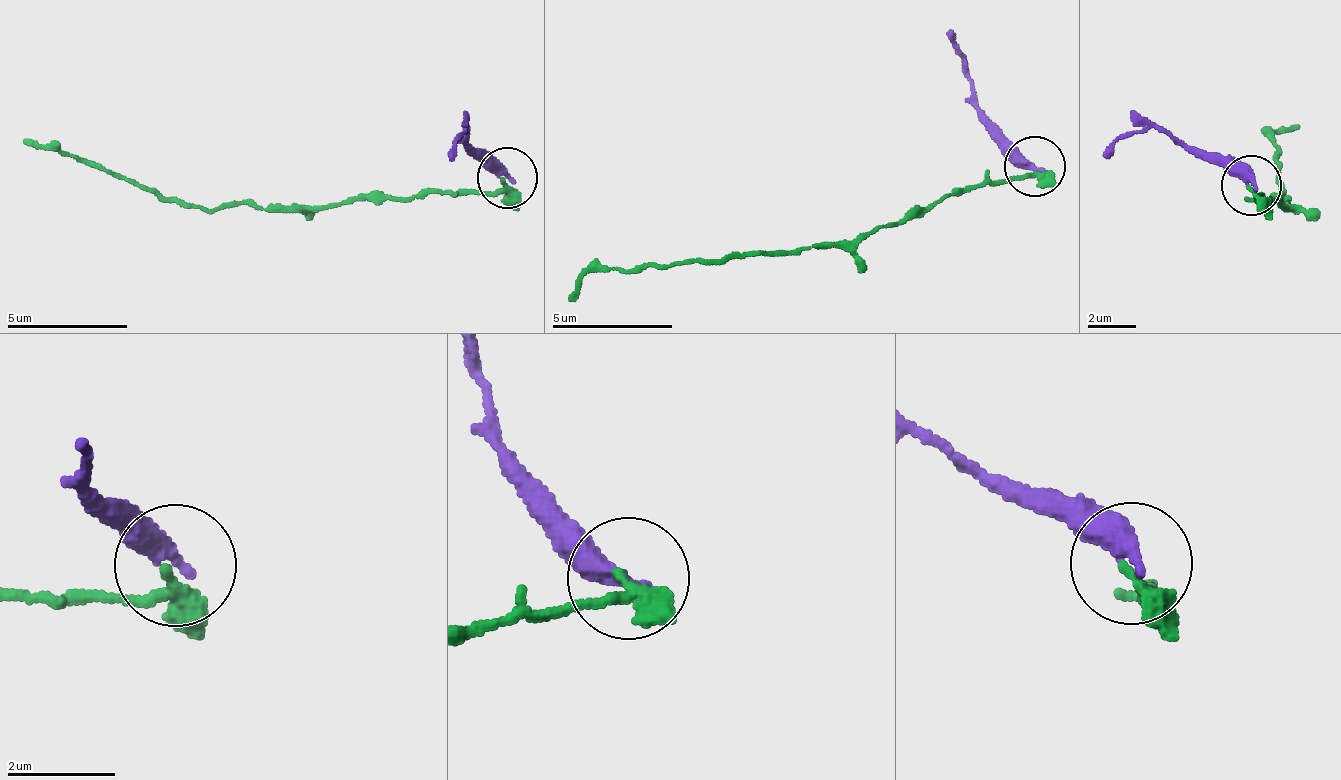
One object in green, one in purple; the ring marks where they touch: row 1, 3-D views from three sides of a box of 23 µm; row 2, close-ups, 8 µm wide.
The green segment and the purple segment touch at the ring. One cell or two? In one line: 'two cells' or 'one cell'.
two cells

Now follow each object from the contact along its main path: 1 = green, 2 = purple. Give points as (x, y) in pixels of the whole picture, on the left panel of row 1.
1: (505, 179), (492, 191), (419, 191), (302, 207), (182, 208), (95, 165), (25, 140)
2: (505, 179), (467, 129), (452, 162)

